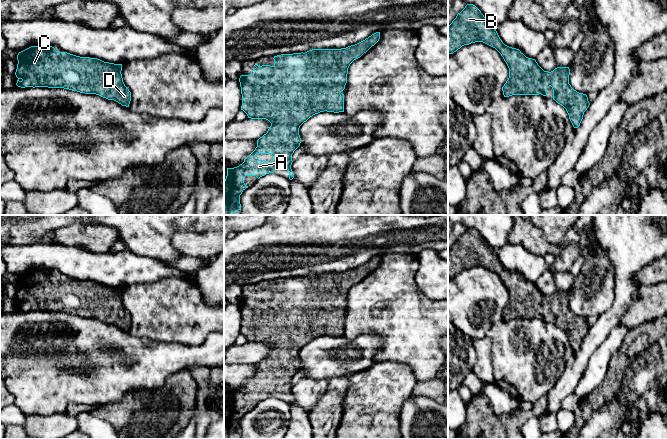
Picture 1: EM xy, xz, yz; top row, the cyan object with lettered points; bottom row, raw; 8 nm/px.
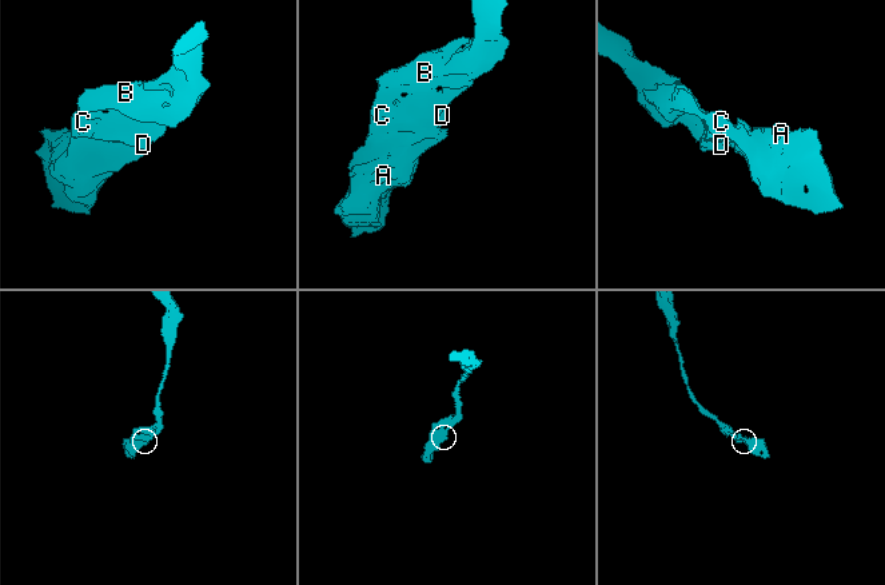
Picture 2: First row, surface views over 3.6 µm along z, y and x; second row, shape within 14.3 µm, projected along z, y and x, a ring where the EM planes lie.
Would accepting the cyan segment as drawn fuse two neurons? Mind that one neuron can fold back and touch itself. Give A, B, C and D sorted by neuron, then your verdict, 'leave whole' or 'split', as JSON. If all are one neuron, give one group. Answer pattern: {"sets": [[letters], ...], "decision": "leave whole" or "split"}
{"sets": [["A", "B", "C", "D"]], "decision": "leave whole"}

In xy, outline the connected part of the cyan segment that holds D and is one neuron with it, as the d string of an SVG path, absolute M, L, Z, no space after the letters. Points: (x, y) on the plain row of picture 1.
M31 270L17 279L16 309L64 312L96 318L129 331L131 316L122 302L122 288L56 275L52 270Z

